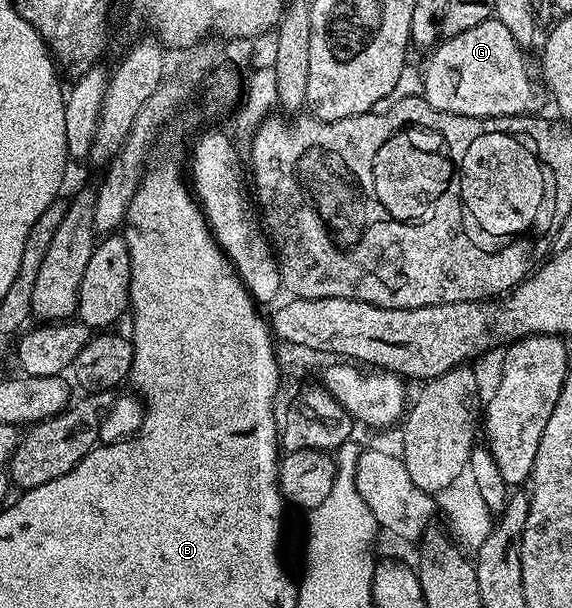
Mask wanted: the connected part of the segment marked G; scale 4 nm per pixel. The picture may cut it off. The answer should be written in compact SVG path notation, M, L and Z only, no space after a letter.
M494 19L477 23L477 27L461 31L461 35L448 37L436 44L428 56L432 57L428 59L423 73L423 97L434 109L466 117L521 117L538 114L543 97L545 101L545 93L540 82L531 78L531 69L523 53L524 50L513 39L513 35L509 35L509 27L505 27L505 23Z

